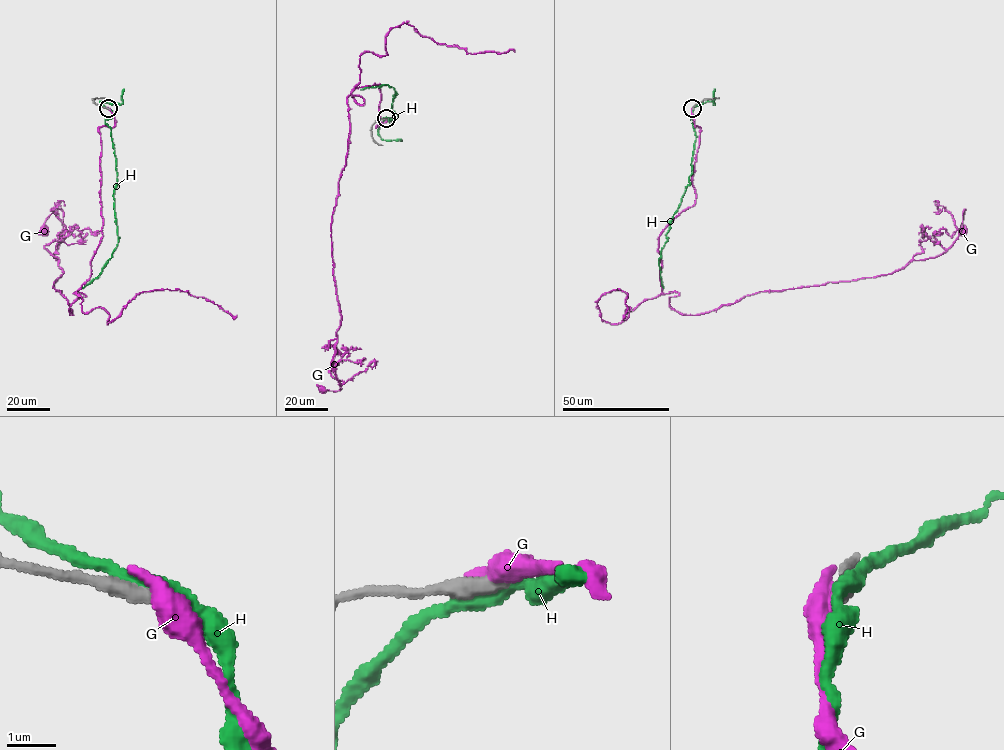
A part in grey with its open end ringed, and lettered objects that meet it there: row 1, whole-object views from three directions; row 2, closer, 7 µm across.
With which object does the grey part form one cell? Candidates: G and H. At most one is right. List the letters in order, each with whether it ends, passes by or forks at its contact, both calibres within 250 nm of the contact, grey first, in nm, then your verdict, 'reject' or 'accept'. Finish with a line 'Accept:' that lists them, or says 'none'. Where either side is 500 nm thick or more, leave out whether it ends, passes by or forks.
G: calibres 360 and 600 nm; reject
H: it passes by; calibres 400 and 320 nm; reject
Accept: none

